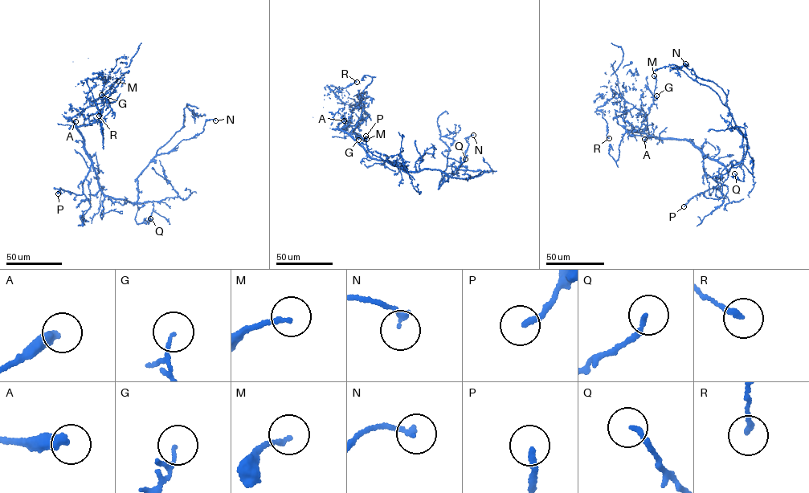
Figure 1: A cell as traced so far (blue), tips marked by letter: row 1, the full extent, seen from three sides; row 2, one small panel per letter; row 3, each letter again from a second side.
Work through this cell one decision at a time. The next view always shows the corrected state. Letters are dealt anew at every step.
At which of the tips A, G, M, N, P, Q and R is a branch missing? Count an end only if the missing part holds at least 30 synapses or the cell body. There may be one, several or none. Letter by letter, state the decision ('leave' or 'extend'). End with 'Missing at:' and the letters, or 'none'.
A: leave
G: leave
M: leave
N: leave
P: leave
Q: leave
R: leave
Missing at: none

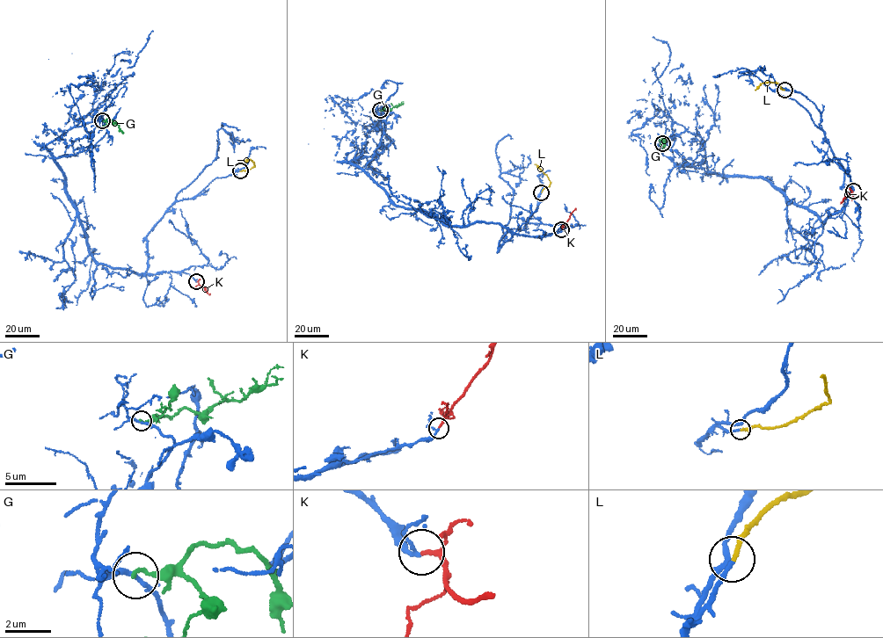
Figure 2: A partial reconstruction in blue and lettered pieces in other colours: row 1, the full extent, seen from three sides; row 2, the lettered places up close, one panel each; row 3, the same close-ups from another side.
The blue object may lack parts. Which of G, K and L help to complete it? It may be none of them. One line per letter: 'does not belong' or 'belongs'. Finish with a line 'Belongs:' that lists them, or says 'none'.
G: does not belong
K: belongs
L: belongs
Belongs: K, L

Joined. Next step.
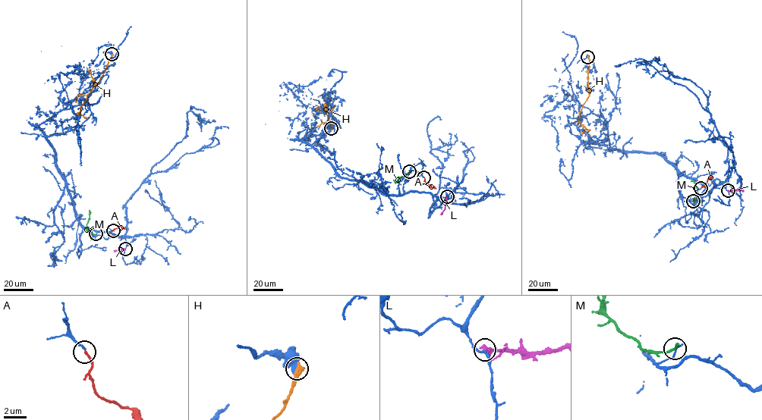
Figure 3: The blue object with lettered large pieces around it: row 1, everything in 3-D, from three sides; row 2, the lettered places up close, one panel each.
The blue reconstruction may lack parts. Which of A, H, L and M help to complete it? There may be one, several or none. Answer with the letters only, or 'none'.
A

